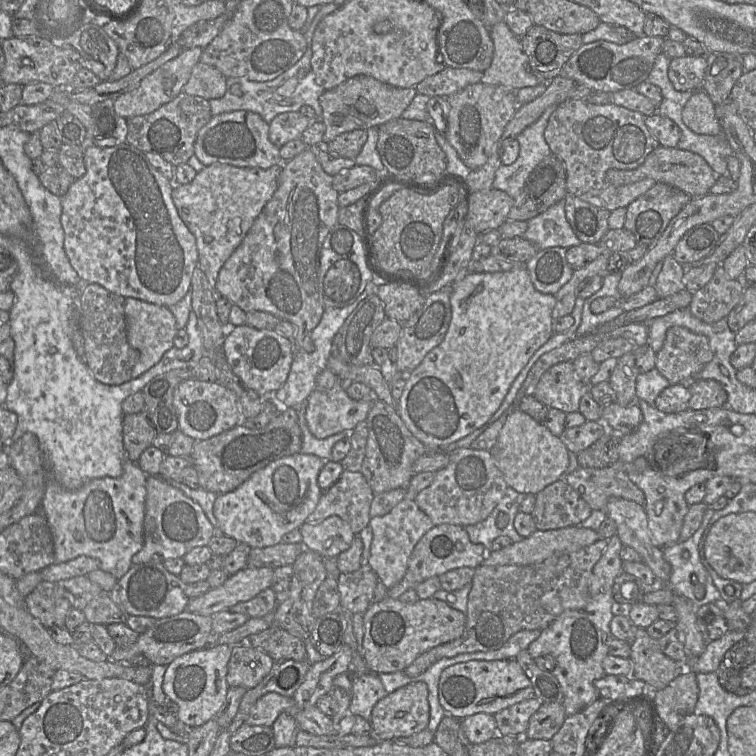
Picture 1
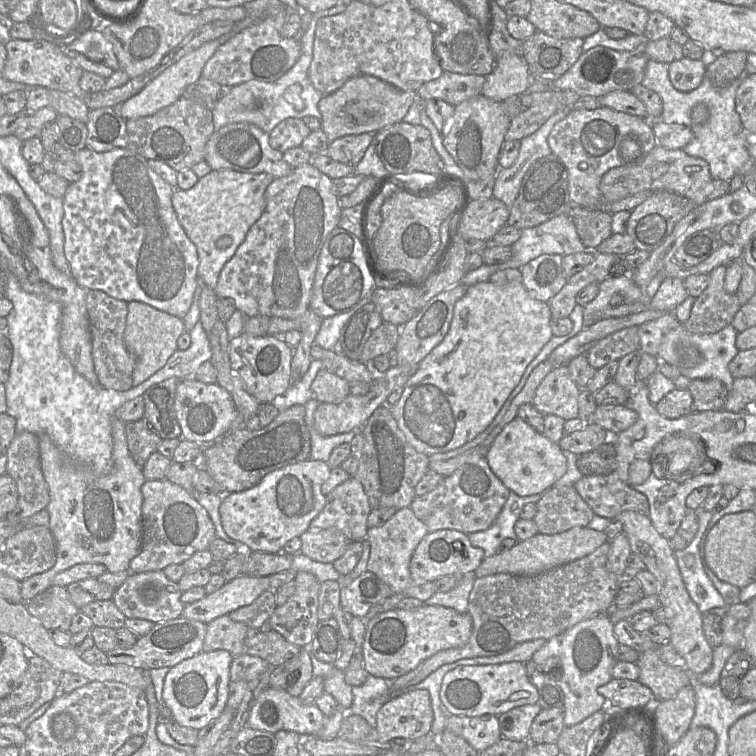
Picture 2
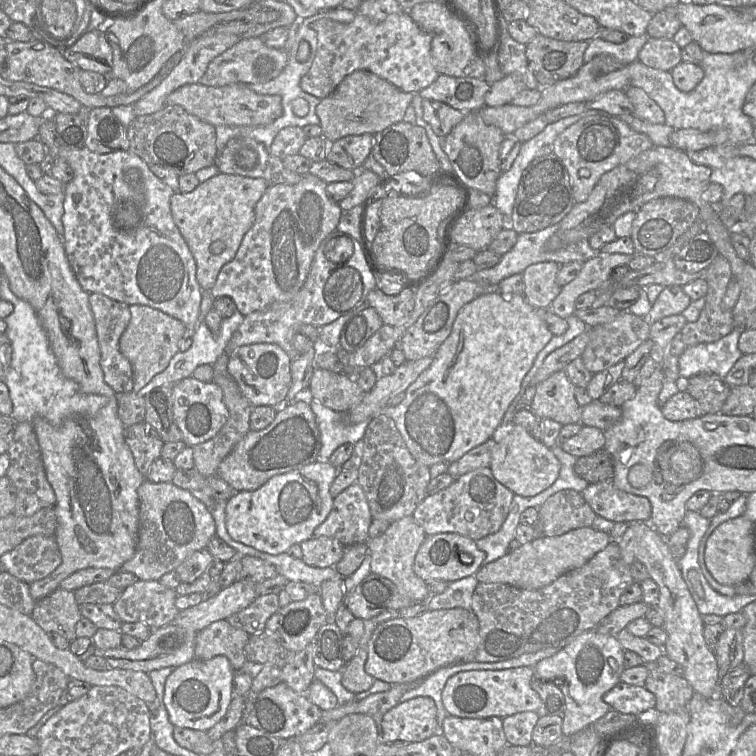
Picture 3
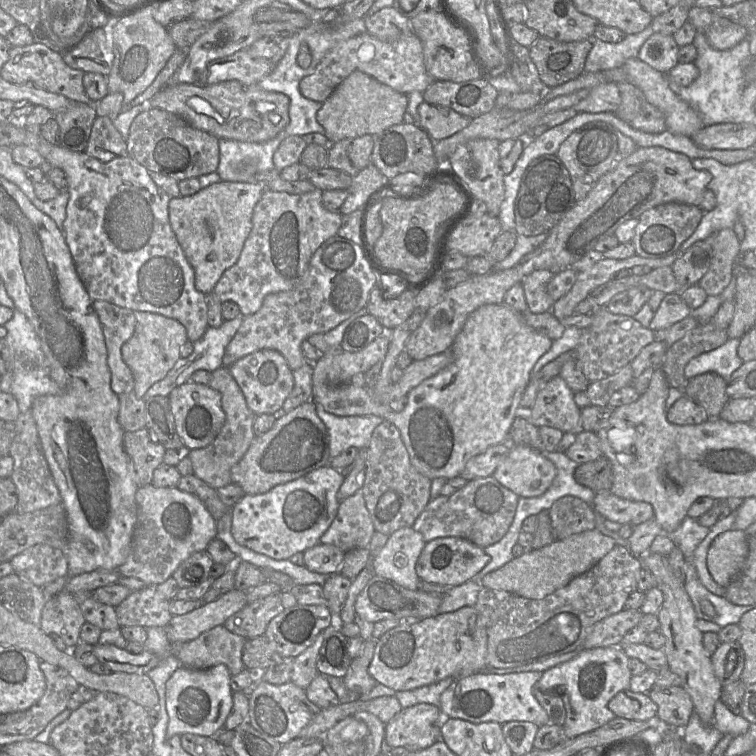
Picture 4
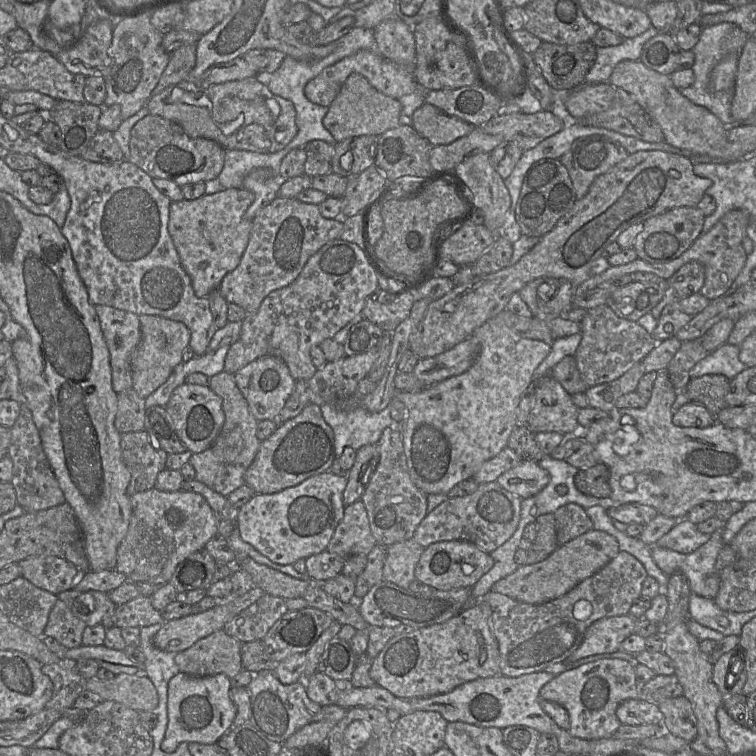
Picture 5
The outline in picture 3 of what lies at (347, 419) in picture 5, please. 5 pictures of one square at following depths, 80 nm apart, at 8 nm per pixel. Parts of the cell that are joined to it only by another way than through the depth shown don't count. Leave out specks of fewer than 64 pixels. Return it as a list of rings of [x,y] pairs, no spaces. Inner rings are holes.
[[[312,399],[309,404],[315,415],[321,437],[321,449],[317,462],[330,462],[332,454],[339,446],[343,444],[354,445],[363,439],[371,419],[352,424],[348,422],[346,413],[333,411],[315,399]]]

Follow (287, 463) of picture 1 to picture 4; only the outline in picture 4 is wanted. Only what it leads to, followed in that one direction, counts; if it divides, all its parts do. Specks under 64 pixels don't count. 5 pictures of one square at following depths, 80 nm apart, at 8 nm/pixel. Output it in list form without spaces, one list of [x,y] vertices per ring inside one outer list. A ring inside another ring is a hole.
[[[330,465],[318,468],[296,480],[280,484],[263,494],[245,494],[231,508],[231,533],[237,543],[276,560],[289,560],[292,555],[317,545],[337,515],[340,501],[337,493],[345,476]]]

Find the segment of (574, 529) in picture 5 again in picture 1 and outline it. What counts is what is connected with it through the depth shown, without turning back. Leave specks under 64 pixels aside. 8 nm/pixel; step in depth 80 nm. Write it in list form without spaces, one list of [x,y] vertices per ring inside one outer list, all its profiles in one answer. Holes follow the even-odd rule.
[[[564,478],[537,493],[531,516],[541,531],[579,526],[591,514],[591,507]]]

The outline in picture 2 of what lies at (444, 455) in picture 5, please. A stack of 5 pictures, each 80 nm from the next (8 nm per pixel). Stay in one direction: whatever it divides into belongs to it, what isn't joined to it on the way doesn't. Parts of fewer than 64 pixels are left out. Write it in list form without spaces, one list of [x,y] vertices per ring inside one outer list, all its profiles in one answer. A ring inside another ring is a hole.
[[[487,281],[469,286],[466,294],[454,305],[454,315],[446,336],[442,342],[434,347],[419,363],[416,372],[405,384],[400,400],[396,404],[390,406],[390,412],[396,420],[400,430],[404,433],[409,444],[413,446],[416,451],[430,456],[459,448],[484,431],[493,421],[513,389],[519,383],[529,363],[552,338],[553,332],[550,326],[551,318],[552,313],[549,304],[532,298],[523,283],[520,281],[511,281],[507,284],[495,284],[491,281]]]

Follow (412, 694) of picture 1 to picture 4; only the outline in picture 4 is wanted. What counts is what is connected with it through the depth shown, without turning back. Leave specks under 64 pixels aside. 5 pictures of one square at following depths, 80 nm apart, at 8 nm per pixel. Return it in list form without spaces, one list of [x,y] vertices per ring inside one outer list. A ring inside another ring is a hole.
[[[428,703],[403,708],[386,723],[385,741],[391,747],[420,751],[442,740],[440,709]]]

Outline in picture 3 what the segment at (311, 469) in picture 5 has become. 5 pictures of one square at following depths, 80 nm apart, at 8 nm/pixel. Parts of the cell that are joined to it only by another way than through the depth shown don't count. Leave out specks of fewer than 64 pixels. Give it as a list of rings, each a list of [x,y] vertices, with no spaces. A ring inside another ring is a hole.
[[[306,401],[290,402],[283,411],[277,412],[275,419],[265,429],[260,431],[250,430],[246,433],[229,455],[220,463],[217,476],[238,492],[254,491],[273,476],[285,474],[316,463],[320,449],[320,432],[310,404]]]

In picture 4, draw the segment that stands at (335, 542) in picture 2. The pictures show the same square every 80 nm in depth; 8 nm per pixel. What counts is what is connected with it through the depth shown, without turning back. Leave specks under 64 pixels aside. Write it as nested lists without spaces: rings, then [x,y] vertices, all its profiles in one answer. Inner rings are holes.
[[[319,542],[303,552],[305,567],[316,573],[332,575],[339,573],[344,554],[340,548]]]

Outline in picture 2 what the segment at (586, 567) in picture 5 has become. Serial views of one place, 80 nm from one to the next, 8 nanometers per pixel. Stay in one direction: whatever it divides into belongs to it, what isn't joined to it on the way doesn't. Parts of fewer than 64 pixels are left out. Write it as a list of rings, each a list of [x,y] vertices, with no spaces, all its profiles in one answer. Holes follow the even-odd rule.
[[[574,527],[558,534],[537,533],[531,538],[518,542],[508,551],[501,551],[490,557],[485,557],[475,570],[476,577],[484,577],[499,573],[519,576],[534,576],[555,567],[583,558],[594,552],[602,544],[608,542],[604,532],[587,527]]]

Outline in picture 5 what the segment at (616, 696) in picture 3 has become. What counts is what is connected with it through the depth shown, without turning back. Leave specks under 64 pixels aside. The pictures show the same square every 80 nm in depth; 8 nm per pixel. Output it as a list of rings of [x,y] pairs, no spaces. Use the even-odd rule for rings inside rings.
[[[629,699],[622,702],[616,715],[621,724],[645,725],[663,723],[663,714],[657,704],[644,699]]]

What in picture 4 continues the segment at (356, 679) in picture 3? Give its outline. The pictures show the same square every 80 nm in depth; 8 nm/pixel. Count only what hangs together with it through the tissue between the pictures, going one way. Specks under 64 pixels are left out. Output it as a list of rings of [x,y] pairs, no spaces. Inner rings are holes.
[[[366,640],[360,655],[352,660],[348,672],[343,678],[344,686],[351,693],[366,694],[378,684],[377,680],[368,672],[375,645],[376,641]]]

